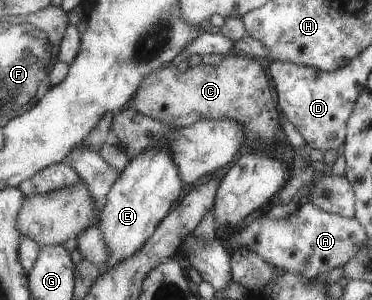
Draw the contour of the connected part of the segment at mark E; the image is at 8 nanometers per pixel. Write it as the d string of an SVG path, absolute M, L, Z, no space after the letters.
M168 139L160 141L128 162L106 194L106 201L96 224L102 232L108 250L108 257L100 266L102 273L131 258L145 246L159 228L160 222L171 212L179 194L184 194L183 185L180 169L168 148Z

